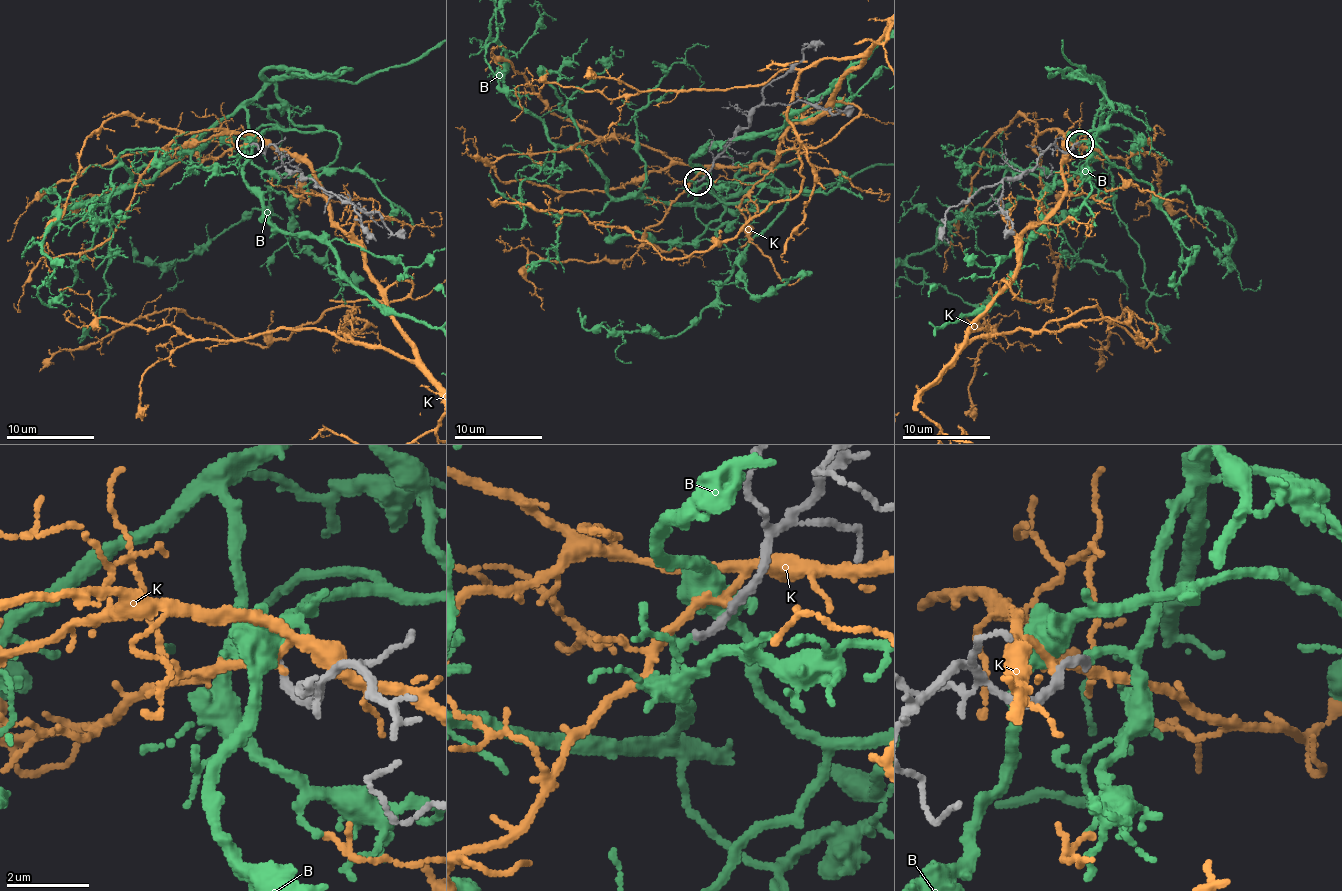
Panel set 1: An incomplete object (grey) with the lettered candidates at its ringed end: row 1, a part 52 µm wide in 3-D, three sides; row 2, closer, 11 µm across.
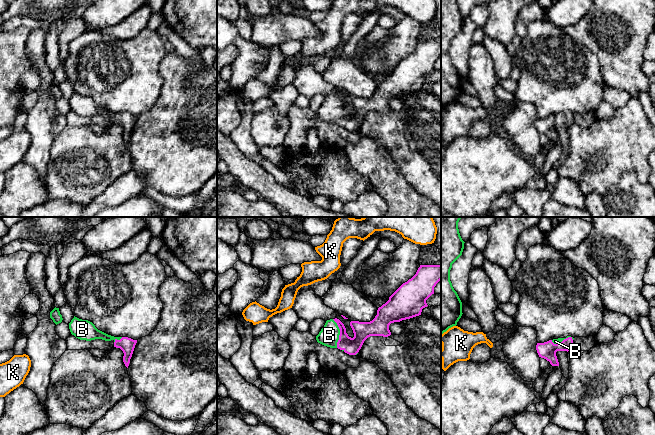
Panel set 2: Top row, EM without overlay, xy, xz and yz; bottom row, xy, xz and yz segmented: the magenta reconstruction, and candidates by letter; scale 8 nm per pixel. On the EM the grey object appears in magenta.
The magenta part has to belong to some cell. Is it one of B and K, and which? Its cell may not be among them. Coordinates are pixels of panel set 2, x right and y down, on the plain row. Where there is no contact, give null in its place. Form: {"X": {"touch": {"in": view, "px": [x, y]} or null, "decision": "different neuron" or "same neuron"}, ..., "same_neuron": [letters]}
{"B": {"touch": {"in": "xz", "px": [340, 109]}, "decision": "same neuron"}, "K": {"touch": null, "decision": "different neuron"}, "same_neuron": ["B"]}

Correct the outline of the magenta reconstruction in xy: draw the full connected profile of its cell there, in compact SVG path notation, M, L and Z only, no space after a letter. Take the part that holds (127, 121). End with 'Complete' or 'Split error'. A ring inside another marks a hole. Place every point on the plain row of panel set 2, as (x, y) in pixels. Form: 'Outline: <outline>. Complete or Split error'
Outline: M74 92L69 99L69 105L72 111L80 116L91 117L102 115L105 117L114 117L114 123L120 124L123 129L123 138L128 144L137 116L128 113L114 113L98 106L95 101L88 97Z. Split error

